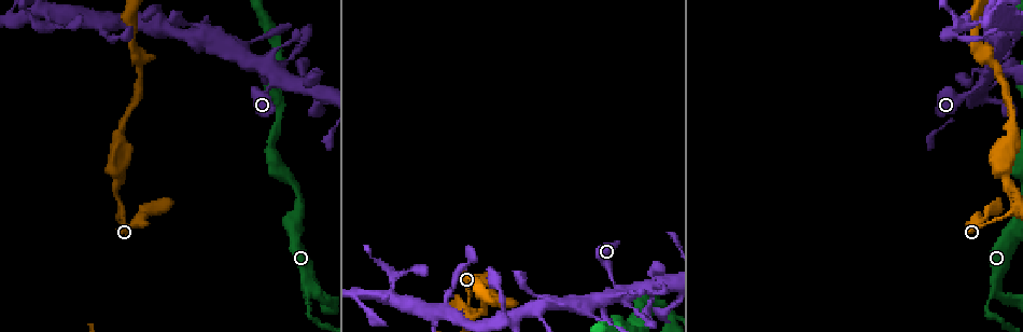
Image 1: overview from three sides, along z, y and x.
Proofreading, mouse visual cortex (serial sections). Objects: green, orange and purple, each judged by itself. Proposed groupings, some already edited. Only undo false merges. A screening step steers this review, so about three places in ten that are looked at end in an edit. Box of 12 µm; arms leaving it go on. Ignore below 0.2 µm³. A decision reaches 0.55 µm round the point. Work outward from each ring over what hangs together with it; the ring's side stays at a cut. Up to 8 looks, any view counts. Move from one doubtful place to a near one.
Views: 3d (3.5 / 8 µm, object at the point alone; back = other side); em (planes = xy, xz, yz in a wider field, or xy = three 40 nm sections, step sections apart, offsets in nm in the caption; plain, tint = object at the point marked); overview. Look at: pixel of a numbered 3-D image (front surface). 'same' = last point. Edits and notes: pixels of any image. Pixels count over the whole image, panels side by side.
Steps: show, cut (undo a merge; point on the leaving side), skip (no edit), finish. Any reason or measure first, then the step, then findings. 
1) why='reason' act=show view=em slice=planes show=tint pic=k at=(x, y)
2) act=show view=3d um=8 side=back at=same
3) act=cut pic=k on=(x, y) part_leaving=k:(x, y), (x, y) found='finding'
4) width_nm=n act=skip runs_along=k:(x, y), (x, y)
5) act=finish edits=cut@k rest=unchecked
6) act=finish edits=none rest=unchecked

why='sharp bend' act=show view=3d um=3.5 pic=1 at=(988, 313)

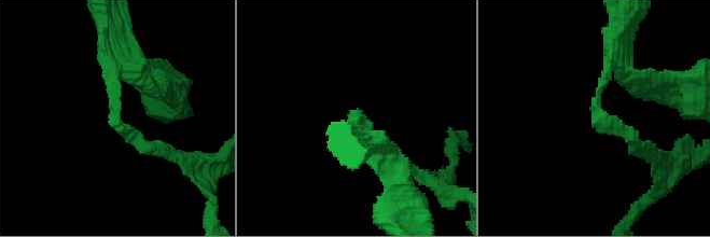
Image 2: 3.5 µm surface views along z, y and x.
act=show view=em slice=xy step=2 show=tint pic=2 at=(116, 116)

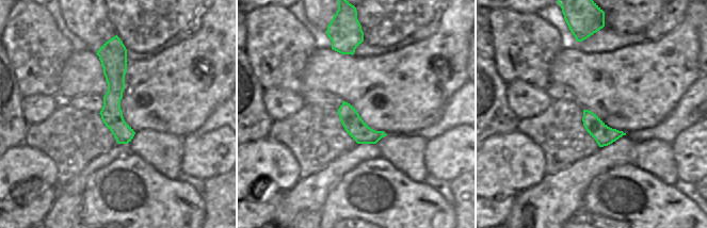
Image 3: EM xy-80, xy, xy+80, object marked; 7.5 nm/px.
act=cut pic=2 on=(604, 125) part_leaving=2:(601, 87), (599, 116), (640, 150) found='two cells meet here'

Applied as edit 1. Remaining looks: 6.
why='arms part here' act=show view=3d um=3.5 pic=1 at=(121, 215)

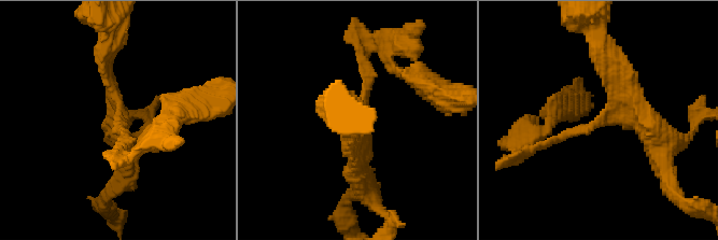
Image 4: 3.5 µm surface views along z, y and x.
arms=3 arm_widths_nm=150,200,250 why='now the EM' act=show view=em slice=xy step=1 show=tint pic=4 at=(602, 117)

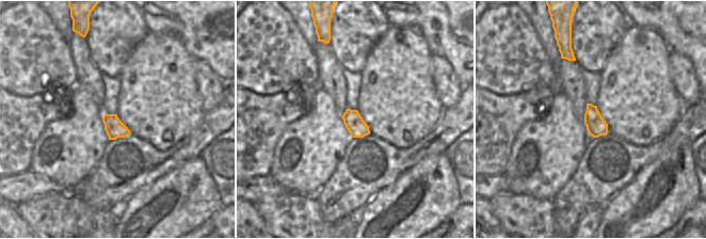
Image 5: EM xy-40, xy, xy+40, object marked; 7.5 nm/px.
act=skip found='continuous, no second cell'

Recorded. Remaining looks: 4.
why='sharp bend' act=show view=3d um=3.5 pic=1 at=(589, 312)

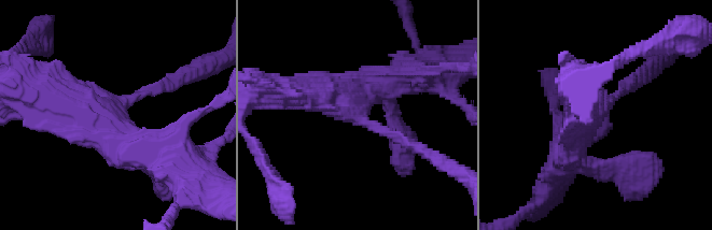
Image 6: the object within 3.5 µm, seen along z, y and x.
arms=3 arm_widths_nm=150,450,500 act=skip runs_along=6:(567, 151), (581, 127), (633, 81) found='all the same cell'

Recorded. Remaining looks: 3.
act=finish edits=cut@2 rest=unchecked

